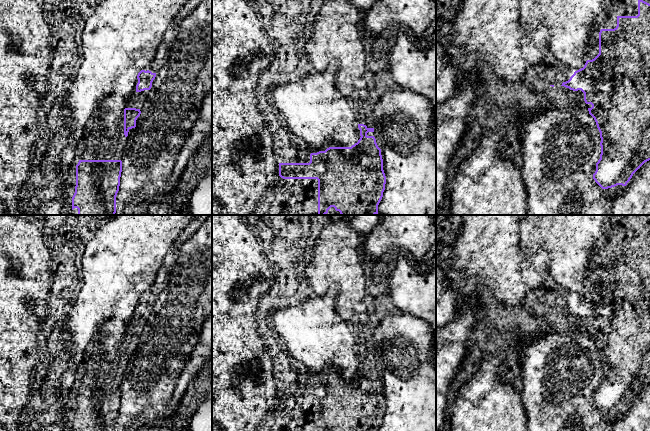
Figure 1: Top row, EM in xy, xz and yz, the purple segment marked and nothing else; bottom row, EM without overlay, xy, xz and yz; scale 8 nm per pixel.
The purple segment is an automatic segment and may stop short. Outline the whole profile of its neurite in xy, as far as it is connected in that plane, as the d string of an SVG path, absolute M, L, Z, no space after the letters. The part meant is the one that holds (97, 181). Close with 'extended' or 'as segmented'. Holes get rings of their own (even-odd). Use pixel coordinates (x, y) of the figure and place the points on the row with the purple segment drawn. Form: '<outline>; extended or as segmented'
M79 160L69 215L115 215L121 160Z; extended

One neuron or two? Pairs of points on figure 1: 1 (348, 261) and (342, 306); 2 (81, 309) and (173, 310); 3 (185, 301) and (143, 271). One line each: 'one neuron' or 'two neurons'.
1: one neuron
2: two neurons
3: two neurons

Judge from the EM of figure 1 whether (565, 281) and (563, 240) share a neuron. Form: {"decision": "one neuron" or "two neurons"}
{"decision": "one neuron"}

